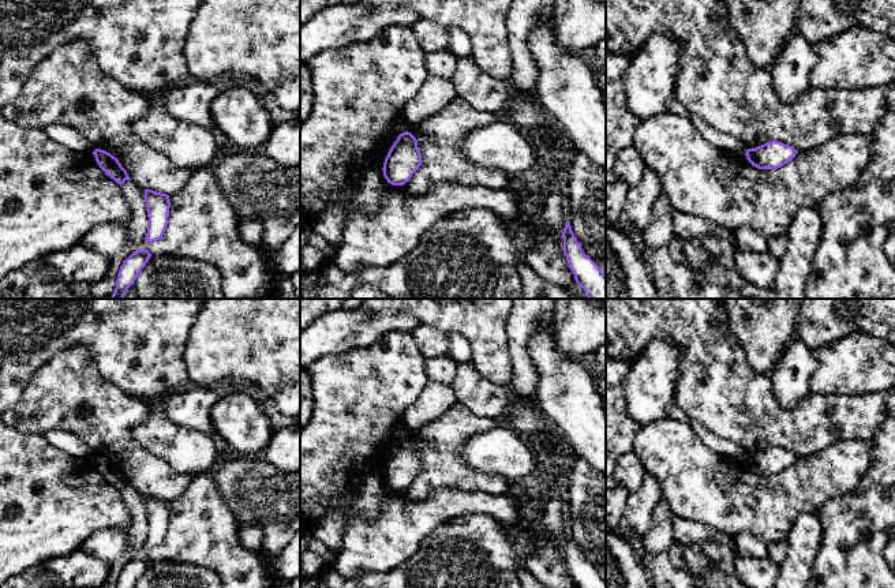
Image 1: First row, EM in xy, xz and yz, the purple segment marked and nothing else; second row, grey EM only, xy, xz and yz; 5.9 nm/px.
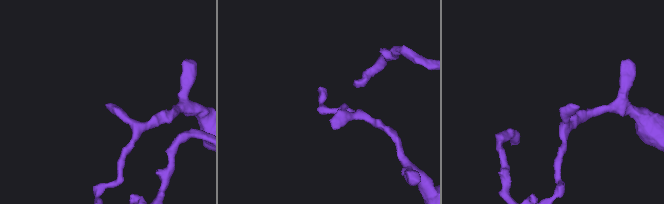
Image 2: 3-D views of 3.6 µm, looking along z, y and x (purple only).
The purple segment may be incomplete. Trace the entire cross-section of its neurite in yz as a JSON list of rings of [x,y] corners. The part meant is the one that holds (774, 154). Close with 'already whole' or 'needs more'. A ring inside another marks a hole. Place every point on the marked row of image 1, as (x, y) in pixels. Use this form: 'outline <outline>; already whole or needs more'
outline [[[778,141],[767,142],[754,149],[748,149],[748,161],[759,169],[778,169],[791,161],[798,151]]]; already whole

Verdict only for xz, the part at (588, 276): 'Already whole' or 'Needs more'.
Already whole

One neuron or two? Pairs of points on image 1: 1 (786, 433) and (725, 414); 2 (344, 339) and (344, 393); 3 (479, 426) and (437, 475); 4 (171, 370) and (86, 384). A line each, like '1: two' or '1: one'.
1: one
2: two
3: one
4: two

